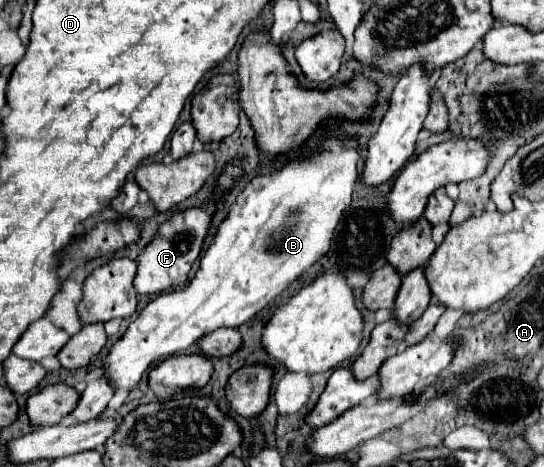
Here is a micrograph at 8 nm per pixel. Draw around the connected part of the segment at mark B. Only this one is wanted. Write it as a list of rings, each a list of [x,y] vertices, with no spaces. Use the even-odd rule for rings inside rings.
[[[325,140],[319,154],[311,154],[309,160],[293,160],[281,170],[255,176],[237,196],[227,218],[217,228],[193,280],[185,288],[159,294],[141,310],[141,314],[129,324],[127,332],[103,358],[103,378],[107,378],[115,390],[131,392],[141,380],[143,372],[155,360],[183,354],[201,336],[217,328],[237,328],[239,324],[253,318],[261,308],[265,308],[275,296],[279,296],[291,282],[299,278],[303,270],[307,270],[329,252],[333,230],[337,228],[343,210],[351,204],[351,192],[357,180],[357,160],[357,142],[341,144],[337,140]]]

